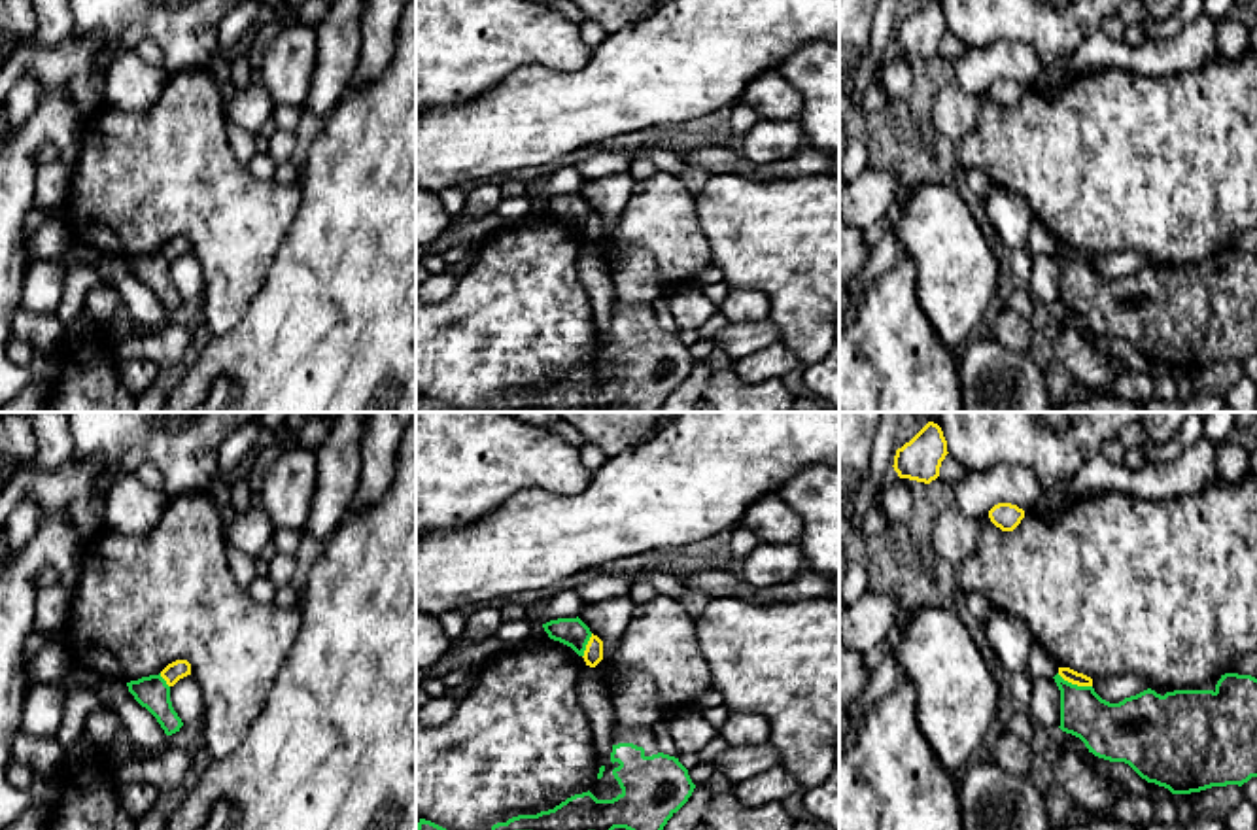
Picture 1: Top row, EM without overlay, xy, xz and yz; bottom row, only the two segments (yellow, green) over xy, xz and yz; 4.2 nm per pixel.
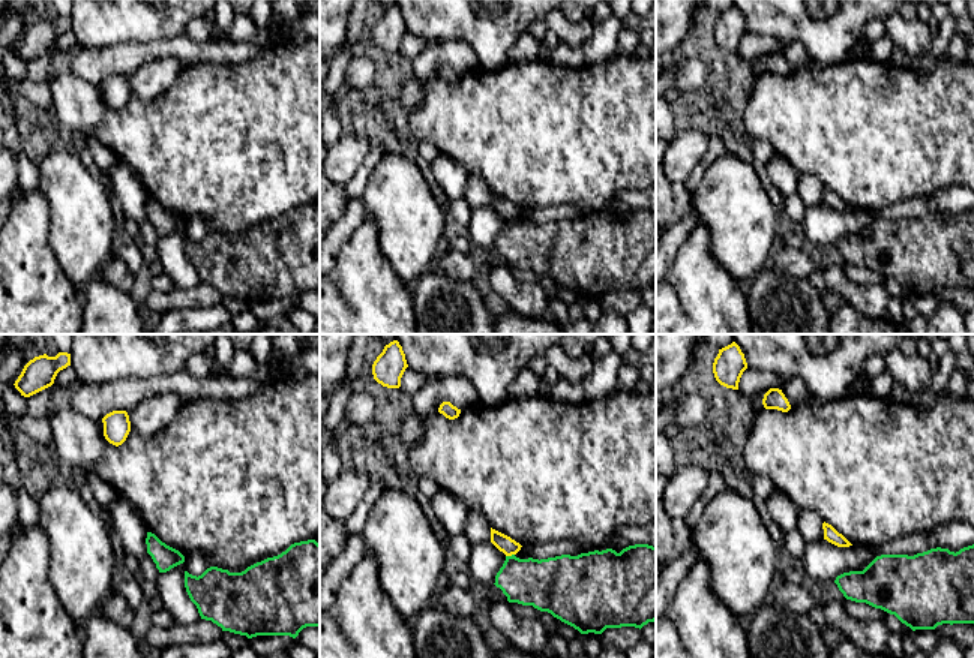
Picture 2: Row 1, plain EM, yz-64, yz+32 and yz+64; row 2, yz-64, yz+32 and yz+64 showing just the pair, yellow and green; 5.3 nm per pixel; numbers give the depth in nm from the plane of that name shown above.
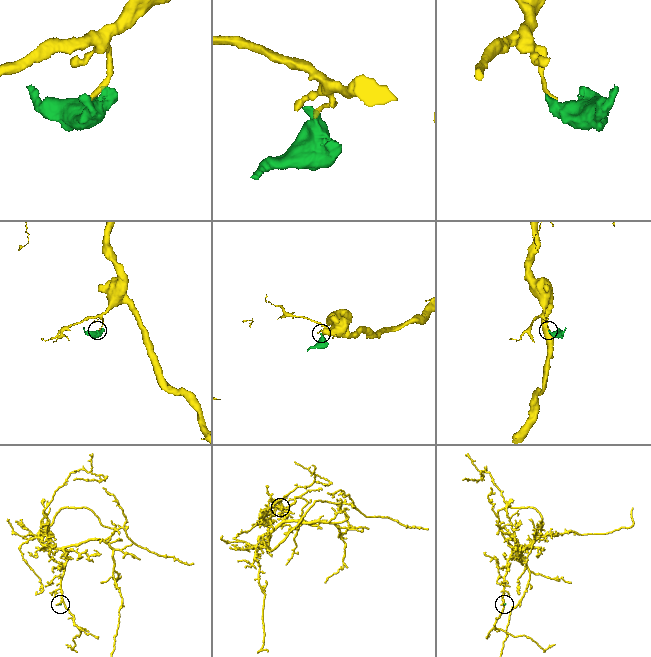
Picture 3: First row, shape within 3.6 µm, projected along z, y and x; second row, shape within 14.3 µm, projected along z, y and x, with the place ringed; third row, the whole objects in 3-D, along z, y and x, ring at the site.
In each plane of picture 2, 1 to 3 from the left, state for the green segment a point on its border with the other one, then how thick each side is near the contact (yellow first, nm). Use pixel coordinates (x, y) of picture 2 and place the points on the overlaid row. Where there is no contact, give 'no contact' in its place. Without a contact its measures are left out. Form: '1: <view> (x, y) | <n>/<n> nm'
1: no contact
2: yz+32 (509, 555) | 90/260 nm
3: no contact

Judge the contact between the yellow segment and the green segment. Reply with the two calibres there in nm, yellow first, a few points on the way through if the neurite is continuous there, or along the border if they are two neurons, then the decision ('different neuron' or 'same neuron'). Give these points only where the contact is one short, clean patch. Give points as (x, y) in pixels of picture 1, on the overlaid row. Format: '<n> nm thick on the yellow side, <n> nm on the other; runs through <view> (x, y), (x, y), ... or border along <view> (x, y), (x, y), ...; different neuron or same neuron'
60 nm thick on the yellow side, 240 nm on the other; border along yz (1057, 674), (1072, 683), (1091, 687); different neuron

